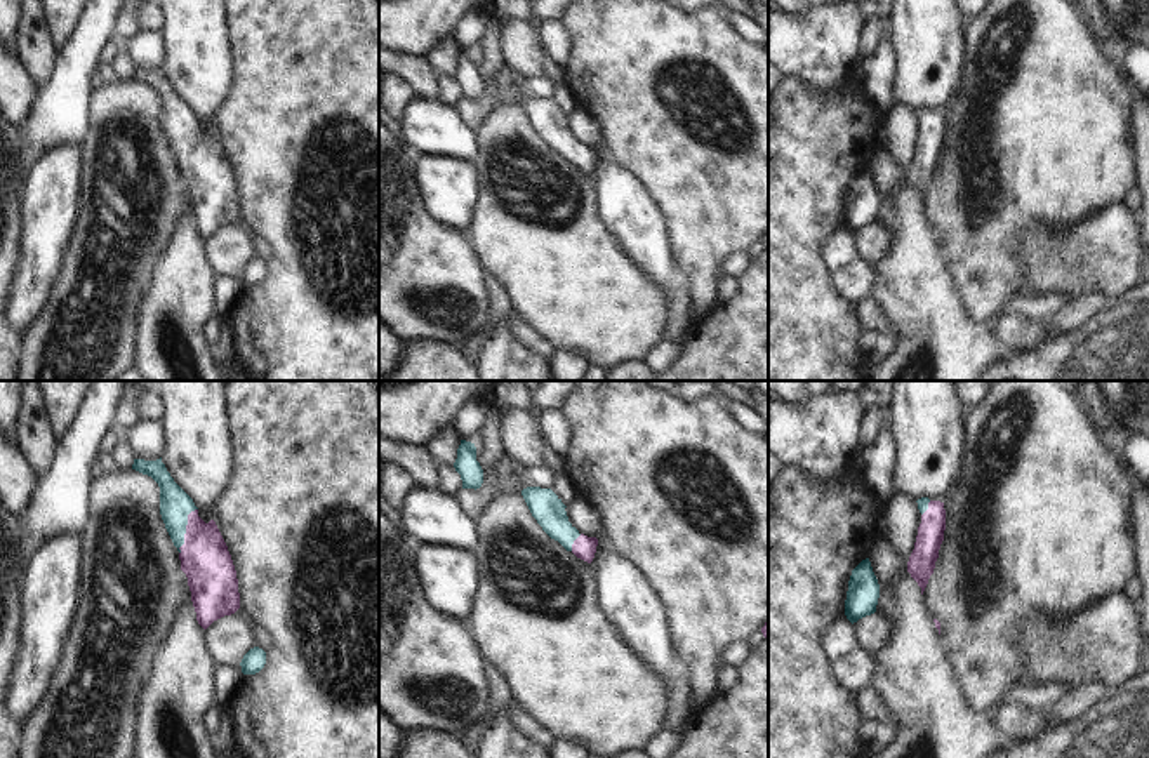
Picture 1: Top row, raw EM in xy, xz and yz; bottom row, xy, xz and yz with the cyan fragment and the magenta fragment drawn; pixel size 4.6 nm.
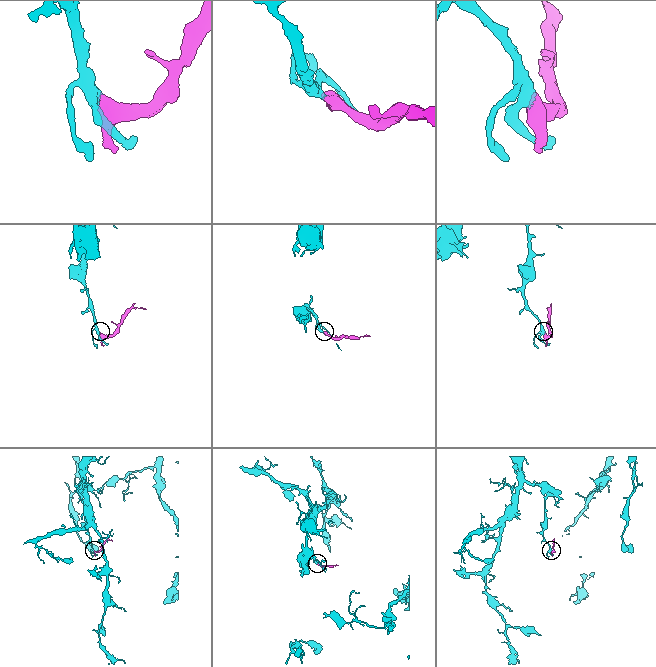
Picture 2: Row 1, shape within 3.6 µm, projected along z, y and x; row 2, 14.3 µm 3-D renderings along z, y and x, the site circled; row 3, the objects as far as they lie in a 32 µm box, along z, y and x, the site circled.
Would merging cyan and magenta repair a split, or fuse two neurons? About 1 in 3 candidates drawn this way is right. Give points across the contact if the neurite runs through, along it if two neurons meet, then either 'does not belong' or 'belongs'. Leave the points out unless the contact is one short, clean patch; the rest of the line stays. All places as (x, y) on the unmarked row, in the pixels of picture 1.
way xy (176, 115), (185, 141), (202, 159), (205, 171); belongs

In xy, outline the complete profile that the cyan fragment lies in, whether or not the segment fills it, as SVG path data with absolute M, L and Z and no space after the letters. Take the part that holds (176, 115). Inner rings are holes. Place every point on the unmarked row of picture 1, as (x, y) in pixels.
M162 68L134 70L132 80L151 87L160 97L160 125L179 162L198 235L207 240L235 224L240 219L236 181L216 132L205 134L198 127L193 110L174 92Z

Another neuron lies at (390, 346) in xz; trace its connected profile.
M379 320L379 381L386 381L388 376L398 367L400 360L402 339Z

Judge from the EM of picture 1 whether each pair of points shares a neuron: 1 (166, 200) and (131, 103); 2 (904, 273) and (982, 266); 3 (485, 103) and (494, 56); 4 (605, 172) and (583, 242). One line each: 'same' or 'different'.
1: same
2: different
3: same
4: different

